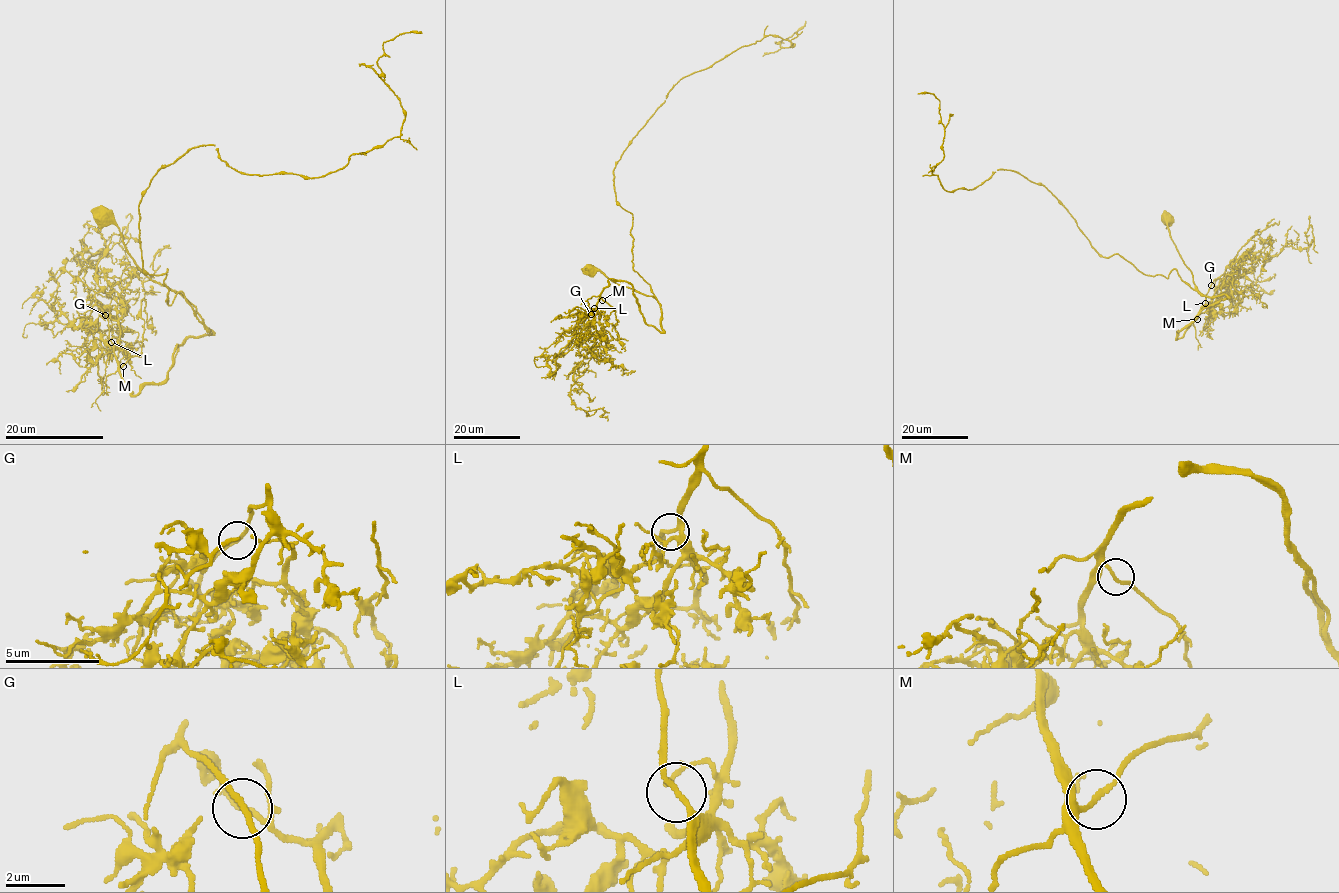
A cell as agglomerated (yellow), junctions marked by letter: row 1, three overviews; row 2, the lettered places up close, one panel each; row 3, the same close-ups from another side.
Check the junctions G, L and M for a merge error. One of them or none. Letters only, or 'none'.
none

